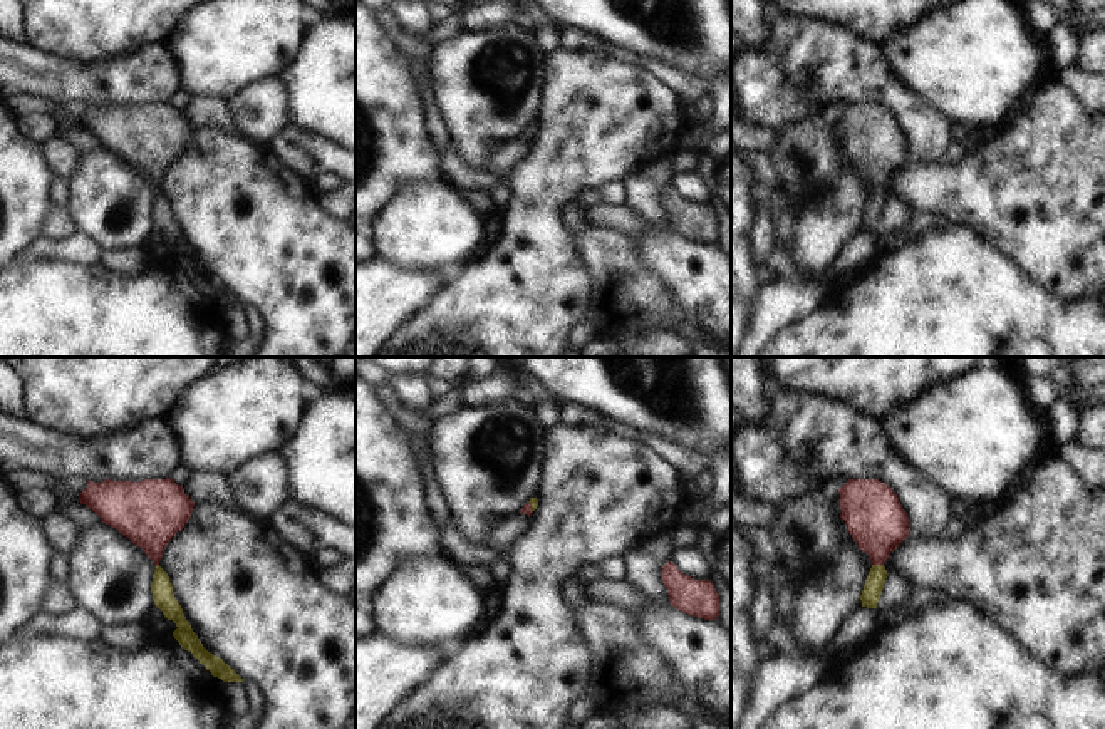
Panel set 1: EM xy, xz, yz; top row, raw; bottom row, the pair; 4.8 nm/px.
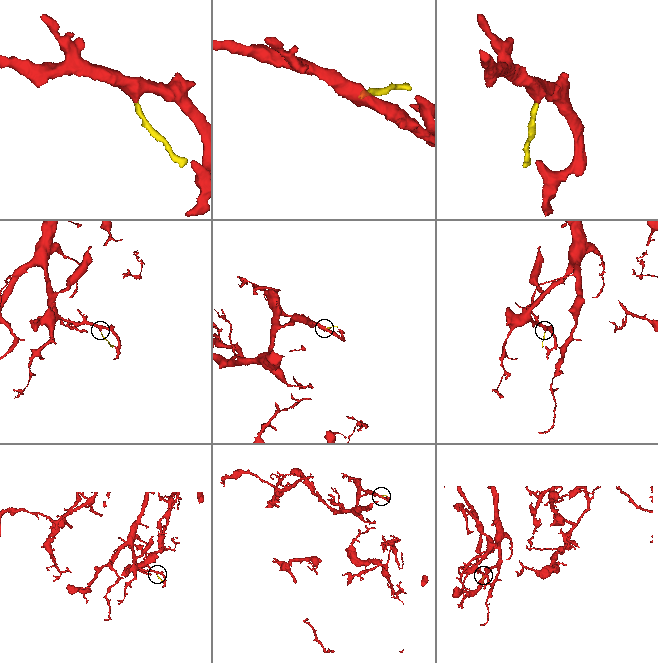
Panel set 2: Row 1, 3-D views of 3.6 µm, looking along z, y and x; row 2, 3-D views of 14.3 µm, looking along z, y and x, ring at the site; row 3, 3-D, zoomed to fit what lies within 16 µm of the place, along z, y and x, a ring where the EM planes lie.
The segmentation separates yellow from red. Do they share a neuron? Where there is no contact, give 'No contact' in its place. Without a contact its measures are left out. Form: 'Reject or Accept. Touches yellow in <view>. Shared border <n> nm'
Accept. Touches yellow in yz. Shared border 60 nm

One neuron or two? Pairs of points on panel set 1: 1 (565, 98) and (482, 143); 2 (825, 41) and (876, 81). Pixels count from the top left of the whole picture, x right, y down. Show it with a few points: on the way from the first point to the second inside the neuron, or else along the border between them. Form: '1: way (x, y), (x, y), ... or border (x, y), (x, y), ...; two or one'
1: border (545, 74), (540, 109), (534, 121); two
2: way (837, 54), (862, 76); one

